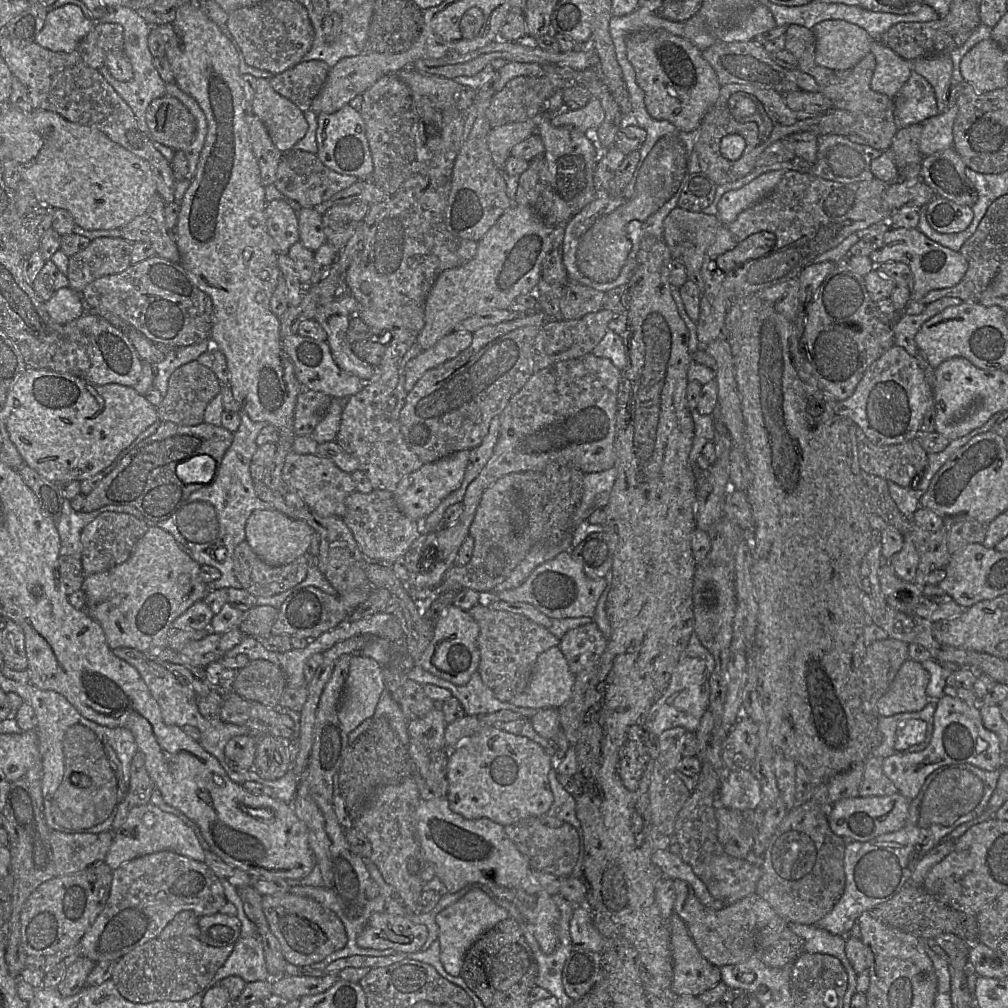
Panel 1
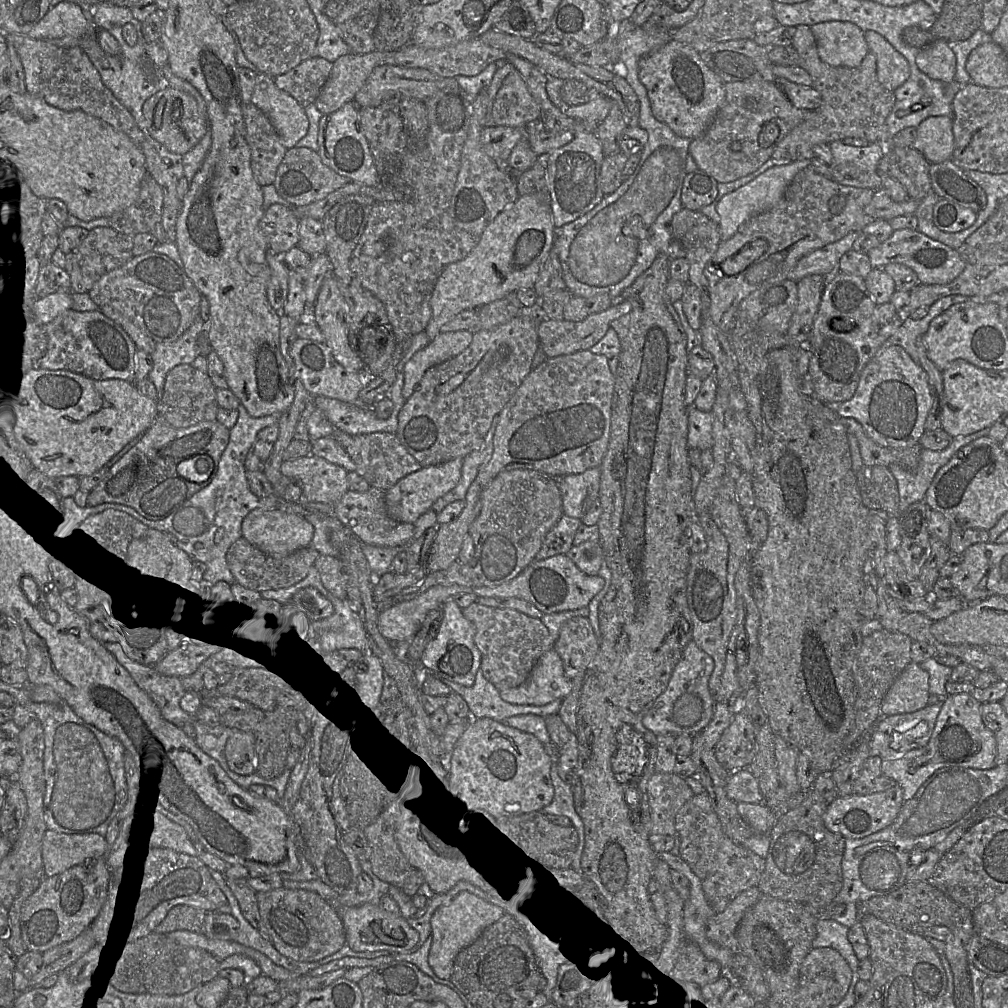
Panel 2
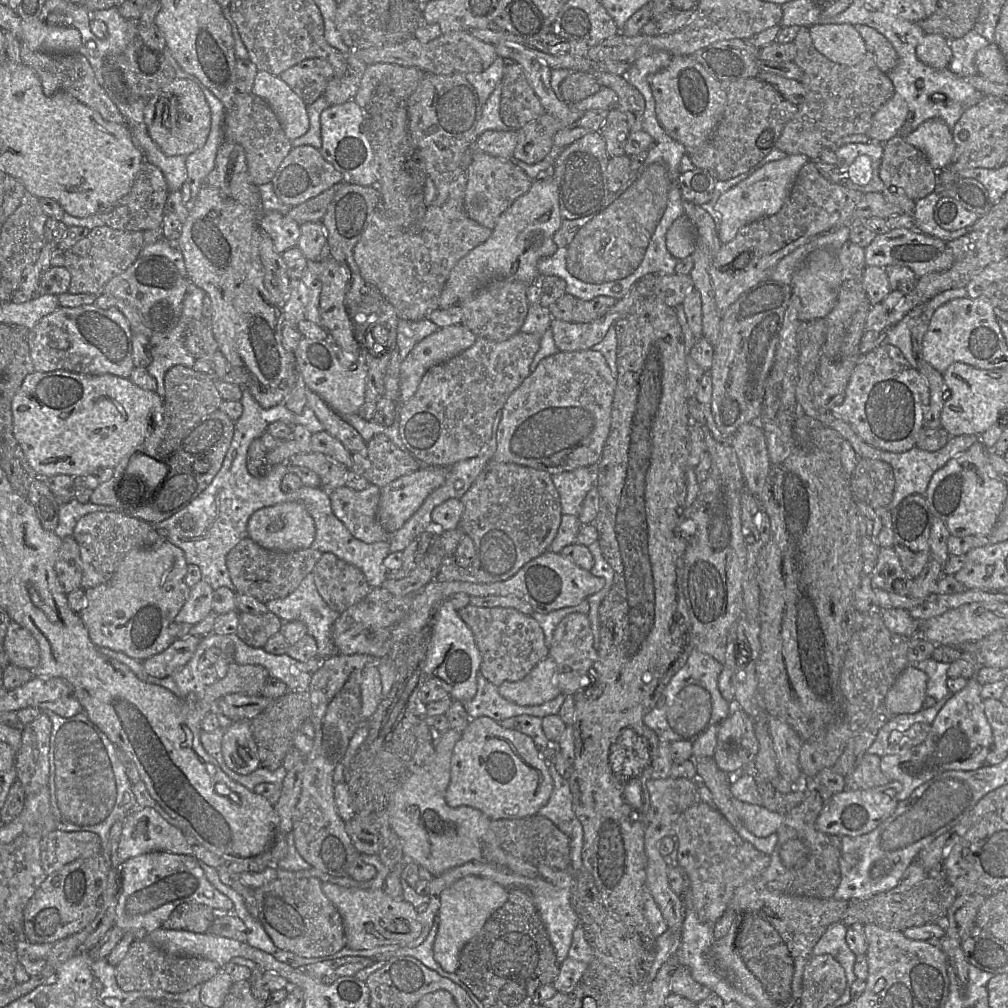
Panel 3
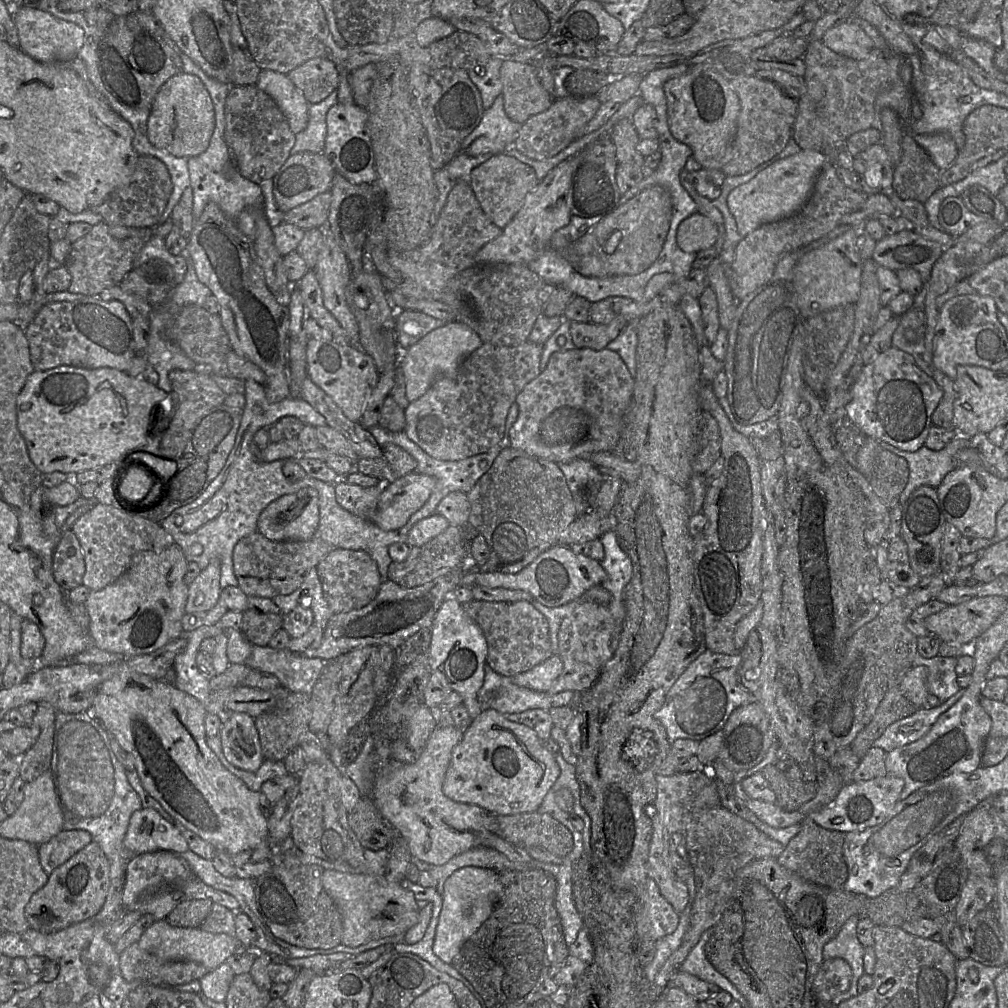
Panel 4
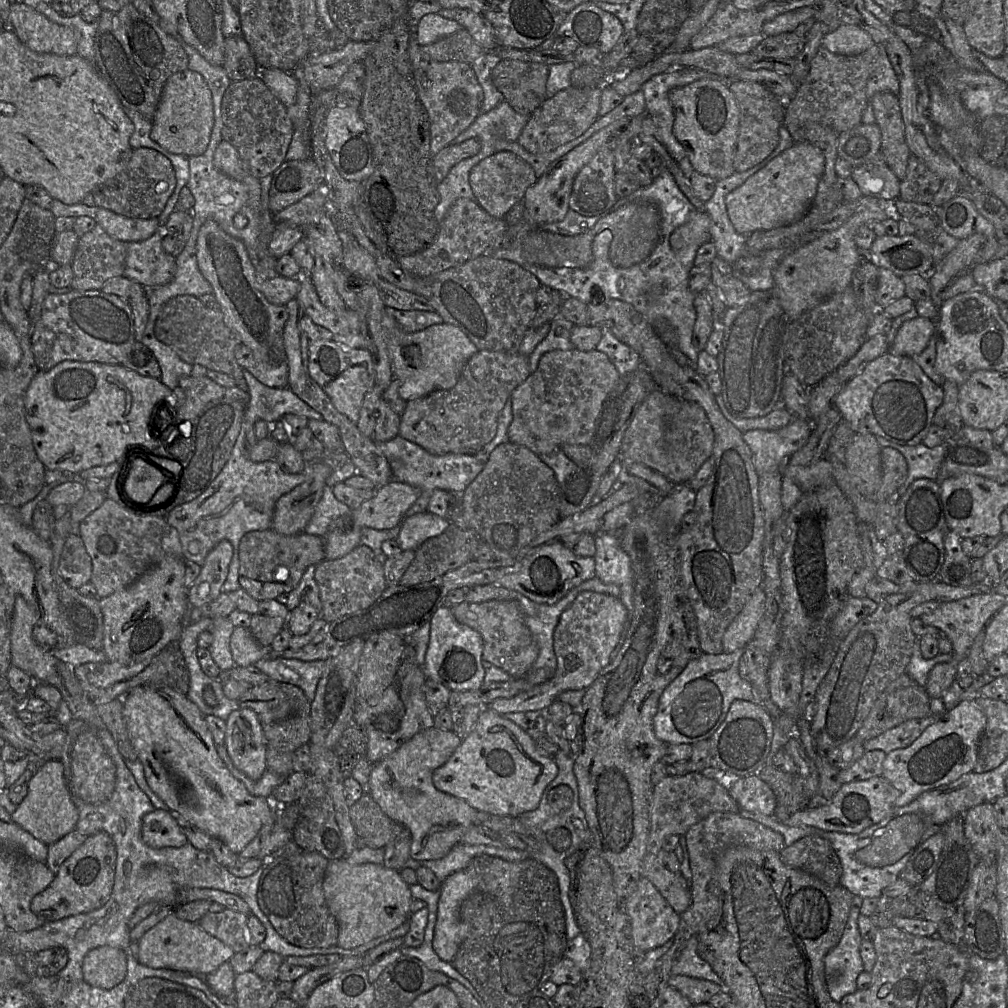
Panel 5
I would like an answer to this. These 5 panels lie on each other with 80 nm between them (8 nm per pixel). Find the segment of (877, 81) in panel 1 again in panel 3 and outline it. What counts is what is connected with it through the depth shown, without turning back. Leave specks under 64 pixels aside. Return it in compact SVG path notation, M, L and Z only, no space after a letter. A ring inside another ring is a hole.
M863 24L854 27L864 39L868 52L875 56L878 68L886 74L895 68L898 55L891 42L872 27Z

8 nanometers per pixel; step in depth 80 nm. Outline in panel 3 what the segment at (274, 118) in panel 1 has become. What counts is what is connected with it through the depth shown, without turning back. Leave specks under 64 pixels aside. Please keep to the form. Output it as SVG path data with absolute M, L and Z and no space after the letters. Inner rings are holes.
M258 70L251 92L272 108L289 140L292 141L307 132L307 105L279 76Z

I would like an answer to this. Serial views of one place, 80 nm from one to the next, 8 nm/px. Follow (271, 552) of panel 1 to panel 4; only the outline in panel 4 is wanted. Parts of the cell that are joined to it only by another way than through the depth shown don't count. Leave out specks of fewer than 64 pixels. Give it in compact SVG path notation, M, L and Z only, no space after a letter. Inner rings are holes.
M308 489L286 494L264 508L257 532L273 541L310 541L318 524L318 509Z

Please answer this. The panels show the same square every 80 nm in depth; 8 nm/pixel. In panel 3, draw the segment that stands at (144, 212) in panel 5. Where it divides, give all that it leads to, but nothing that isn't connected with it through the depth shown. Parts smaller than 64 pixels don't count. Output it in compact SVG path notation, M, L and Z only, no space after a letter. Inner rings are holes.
M144 161L130 191L112 207L97 214L101 215L110 228L121 231L146 231L161 227L164 205L169 194L167 182L162 171L155 165Z

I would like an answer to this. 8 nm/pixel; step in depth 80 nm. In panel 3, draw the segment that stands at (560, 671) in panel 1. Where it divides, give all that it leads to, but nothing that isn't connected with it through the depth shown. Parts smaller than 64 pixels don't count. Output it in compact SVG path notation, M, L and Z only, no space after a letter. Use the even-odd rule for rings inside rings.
M551 656L541 660L523 679L499 686L501 696L522 706L540 705L561 694L555 682L557 663Z

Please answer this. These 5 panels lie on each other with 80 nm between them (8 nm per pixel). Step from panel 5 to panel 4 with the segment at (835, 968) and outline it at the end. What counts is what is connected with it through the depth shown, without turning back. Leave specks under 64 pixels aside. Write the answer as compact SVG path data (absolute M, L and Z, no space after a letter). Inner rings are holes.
M860 916L850 917L840 929L839 933L823 948L825 961L841 958L845 960L852 970L852 980L849 989L832 1000L832 1006L858 995L857 985L859 978L865 974L863 965L864 946L857 937L857 923Z

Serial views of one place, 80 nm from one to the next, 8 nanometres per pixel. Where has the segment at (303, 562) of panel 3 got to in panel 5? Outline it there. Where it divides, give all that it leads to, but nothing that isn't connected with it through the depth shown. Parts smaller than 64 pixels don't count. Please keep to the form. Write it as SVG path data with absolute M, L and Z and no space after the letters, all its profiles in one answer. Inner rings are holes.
M272 529L250 531L241 537L238 547L239 555L239 585L257 601L276 599L279 595L293 590L303 571L313 565L320 556L320 539L304 532L295 535L283 535Z

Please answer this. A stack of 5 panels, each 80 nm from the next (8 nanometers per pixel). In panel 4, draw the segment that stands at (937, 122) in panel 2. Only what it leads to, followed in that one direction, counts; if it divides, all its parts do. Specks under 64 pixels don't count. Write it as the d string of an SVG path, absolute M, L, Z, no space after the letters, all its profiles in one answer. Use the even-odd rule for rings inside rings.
M946 133L913 135L916 143L923 148L941 171L948 169L958 155L955 141Z

